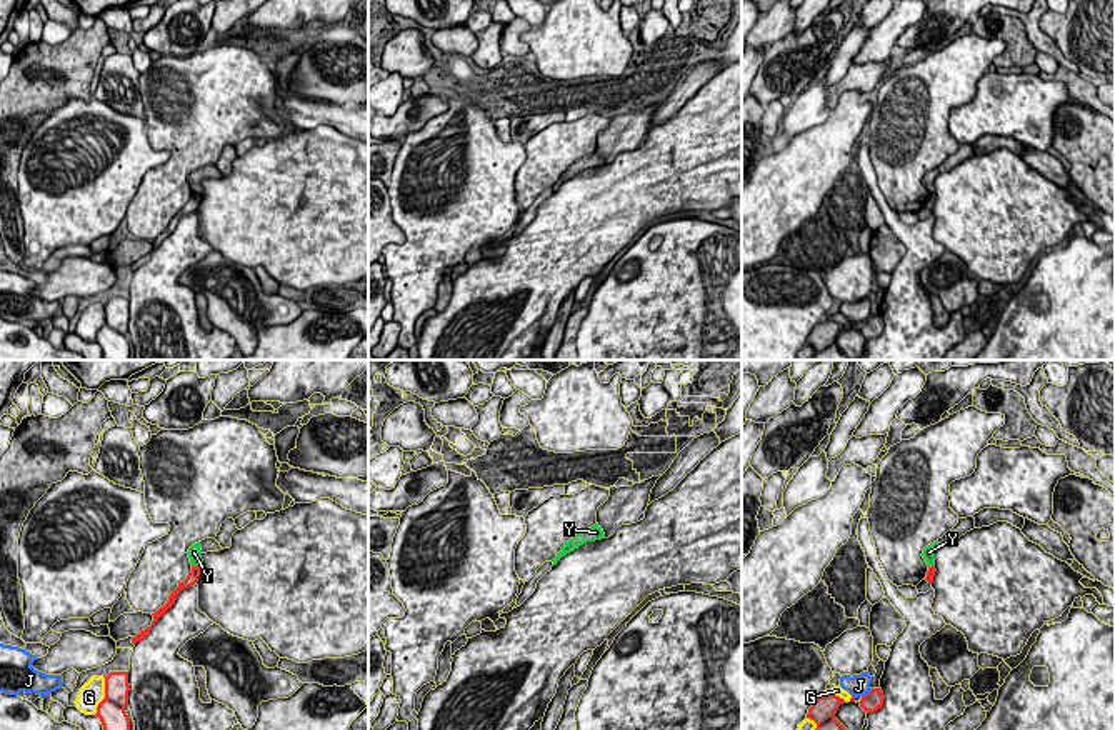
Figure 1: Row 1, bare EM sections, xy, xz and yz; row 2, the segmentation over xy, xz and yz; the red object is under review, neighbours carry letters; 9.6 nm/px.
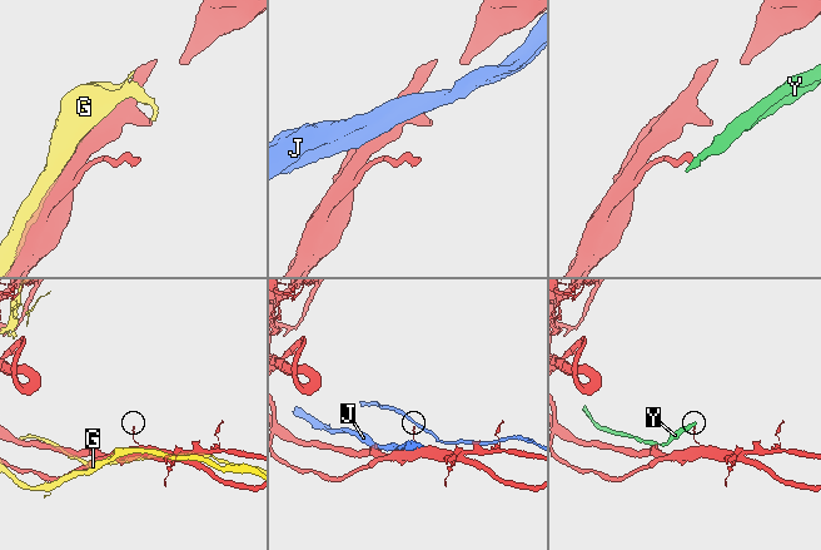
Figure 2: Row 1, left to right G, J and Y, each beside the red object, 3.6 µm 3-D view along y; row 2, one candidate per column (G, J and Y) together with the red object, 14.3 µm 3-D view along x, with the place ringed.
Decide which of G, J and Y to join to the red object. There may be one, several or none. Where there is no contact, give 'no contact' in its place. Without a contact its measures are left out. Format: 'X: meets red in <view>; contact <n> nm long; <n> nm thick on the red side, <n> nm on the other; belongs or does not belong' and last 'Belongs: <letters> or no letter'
G: meets red in xy; contact 380 nm long; 280 nm thick on the red side, 240 nm on the other; does not belong
J: meets red in yz; contact 140 nm long; 190 nm thick on the red side, 220 nm on the other; does not belong
Y: meets red in xy; contact 100 nm long; 120 nm thick on the red side, 130 nm on the other; does not belong
Belongs: no letter

